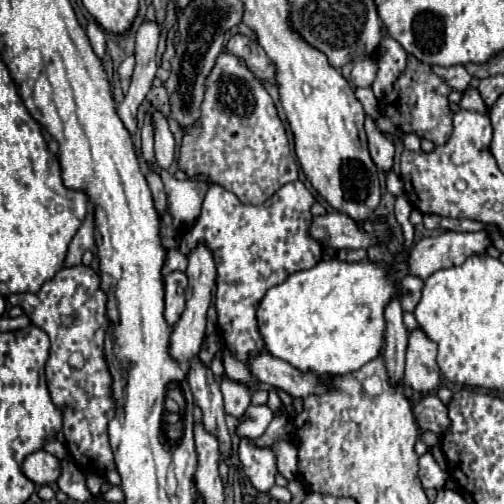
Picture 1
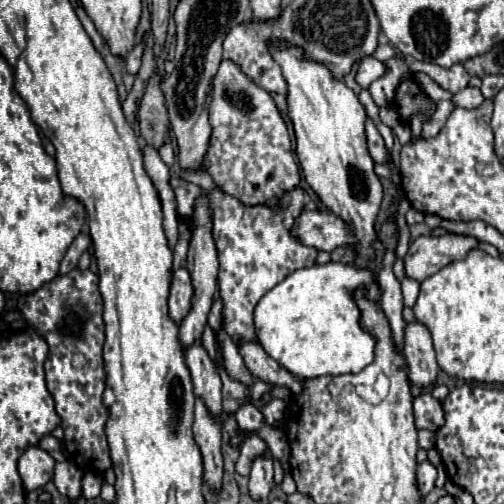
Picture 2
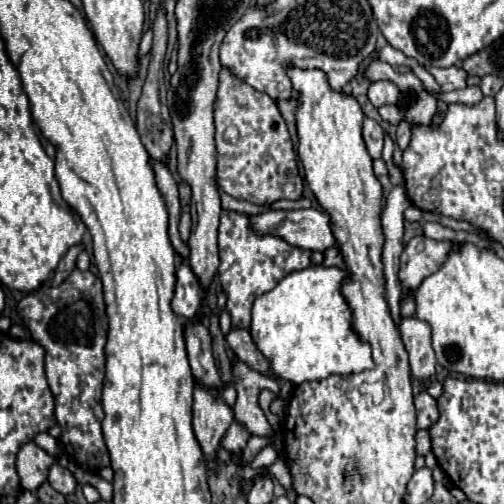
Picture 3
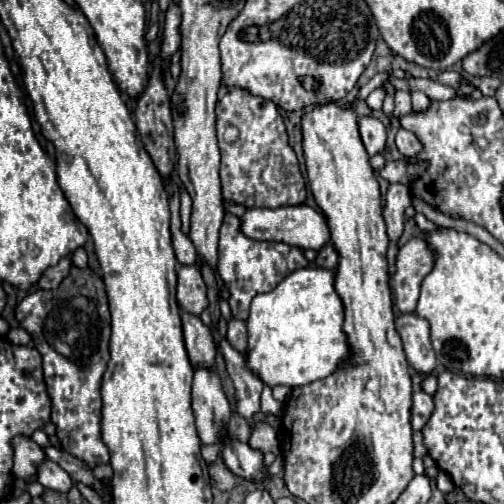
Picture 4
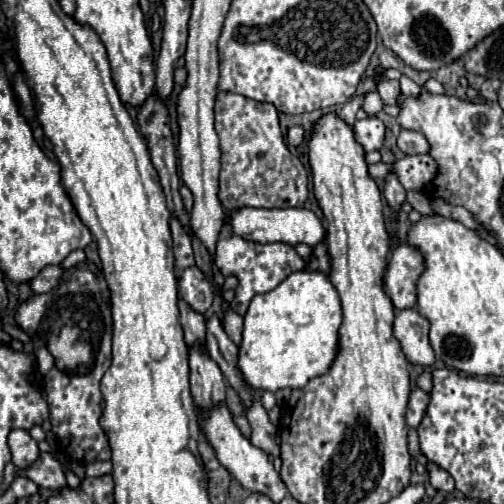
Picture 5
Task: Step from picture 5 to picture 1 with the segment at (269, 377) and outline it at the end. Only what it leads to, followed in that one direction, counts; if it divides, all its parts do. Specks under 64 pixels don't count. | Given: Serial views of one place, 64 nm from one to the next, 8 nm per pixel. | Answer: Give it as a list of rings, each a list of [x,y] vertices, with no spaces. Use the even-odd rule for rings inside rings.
[[[322,260],[314,268],[294,272],[286,278],[286,282],[270,288],[258,308],[258,324],[272,356],[290,362],[304,372],[310,370],[318,374],[342,376],[360,370],[364,364],[380,356],[386,332],[384,308],[400,294],[400,284],[392,276],[392,268],[388,268],[386,262]]]

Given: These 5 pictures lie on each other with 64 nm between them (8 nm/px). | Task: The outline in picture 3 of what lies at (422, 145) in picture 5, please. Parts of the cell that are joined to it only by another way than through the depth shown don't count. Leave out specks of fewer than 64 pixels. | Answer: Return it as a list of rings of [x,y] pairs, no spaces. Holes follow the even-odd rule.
[[[402,120],[400,124],[398,124],[398,130],[396,130],[396,142],[398,142],[398,146],[404,150],[406,146],[408,146],[408,142],[410,142],[410,124],[406,122],[406,120]]]

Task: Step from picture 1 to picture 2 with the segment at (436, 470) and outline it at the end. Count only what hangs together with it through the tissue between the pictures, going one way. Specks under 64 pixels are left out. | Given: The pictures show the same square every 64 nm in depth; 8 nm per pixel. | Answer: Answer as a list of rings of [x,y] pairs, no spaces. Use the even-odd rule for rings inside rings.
[[[424,460],[424,462],[418,466],[418,488],[420,488],[422,496],[426,496],[426,494],[434,488],[436,478],[438,478],[436,468],[434,468],[428,460]]]

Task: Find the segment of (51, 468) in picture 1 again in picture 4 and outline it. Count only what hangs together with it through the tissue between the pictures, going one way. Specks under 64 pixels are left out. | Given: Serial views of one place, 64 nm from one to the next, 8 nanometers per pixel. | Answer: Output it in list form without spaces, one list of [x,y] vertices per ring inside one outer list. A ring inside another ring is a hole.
[[[24,436],[14,438],[12,446],[14,446],[14,476],[26,482],[34,482],[40,464],[46,460],[44,450]]]

